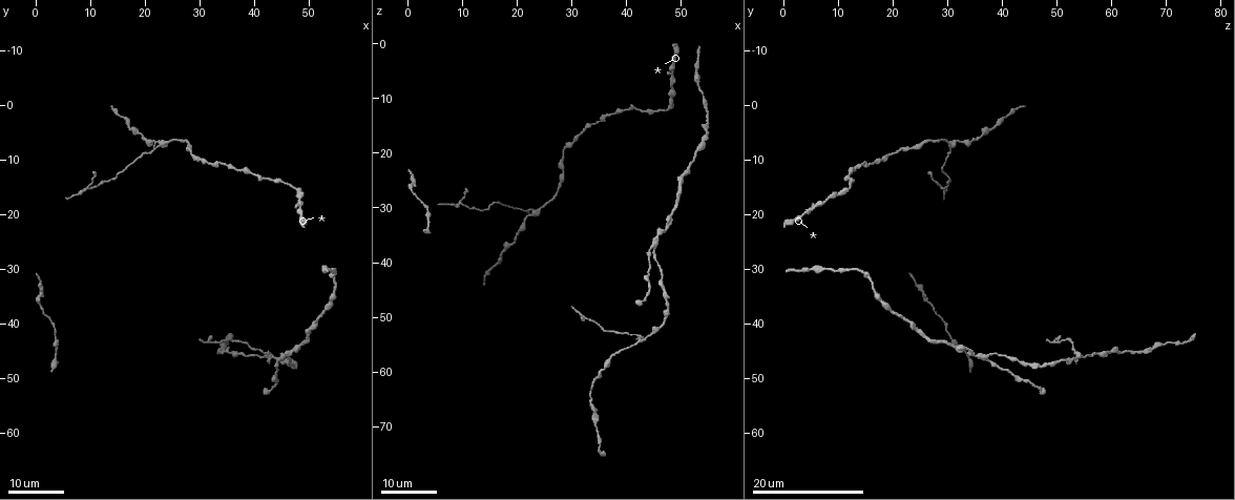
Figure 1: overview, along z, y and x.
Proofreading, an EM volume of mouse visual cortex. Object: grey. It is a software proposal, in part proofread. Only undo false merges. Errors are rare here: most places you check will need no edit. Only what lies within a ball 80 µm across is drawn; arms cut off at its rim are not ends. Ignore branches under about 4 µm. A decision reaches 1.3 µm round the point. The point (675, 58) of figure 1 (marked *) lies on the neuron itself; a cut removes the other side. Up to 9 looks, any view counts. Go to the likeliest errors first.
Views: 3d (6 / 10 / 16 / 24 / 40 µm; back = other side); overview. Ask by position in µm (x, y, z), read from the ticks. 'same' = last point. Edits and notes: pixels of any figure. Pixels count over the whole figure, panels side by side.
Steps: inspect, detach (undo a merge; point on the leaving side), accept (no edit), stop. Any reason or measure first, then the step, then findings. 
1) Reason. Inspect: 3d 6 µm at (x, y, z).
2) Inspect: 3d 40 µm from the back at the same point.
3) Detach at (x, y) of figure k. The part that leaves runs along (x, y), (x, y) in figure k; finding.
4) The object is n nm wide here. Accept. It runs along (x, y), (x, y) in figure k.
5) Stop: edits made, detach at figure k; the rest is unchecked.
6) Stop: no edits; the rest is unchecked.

Two arms in line, one across. Inspect: 3d 24 µm at (45.0, 46.5, 37.0).

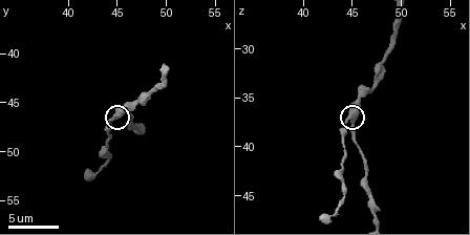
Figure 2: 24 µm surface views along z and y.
Inspect: 3d 10 µm at the same point.

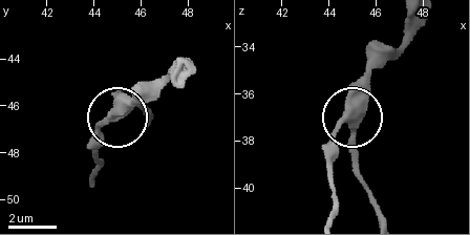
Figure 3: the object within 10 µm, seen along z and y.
Accept. It runs along (424, 21), (378, 68), (367, 99), (325, 157) in figure 3; all the same neuron.

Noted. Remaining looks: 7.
Inspect: 3d 24 µm at (22.5, 6.5, 31.0).

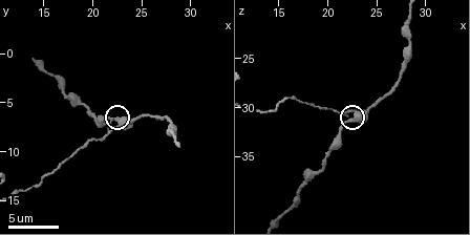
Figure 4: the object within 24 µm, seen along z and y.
Inspect: 3d 6 µm at (22.2, 6.8, 31.0).

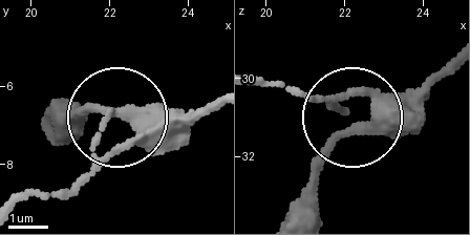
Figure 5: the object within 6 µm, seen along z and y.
The object is 380 nm wide here. Detach at (72, 194) of figure 5. The part that leaves runs along (341, 91), (315, 98), (255, 81) in figure 5; a second neuron is stuck on.

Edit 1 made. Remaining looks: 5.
Inspect: overview.

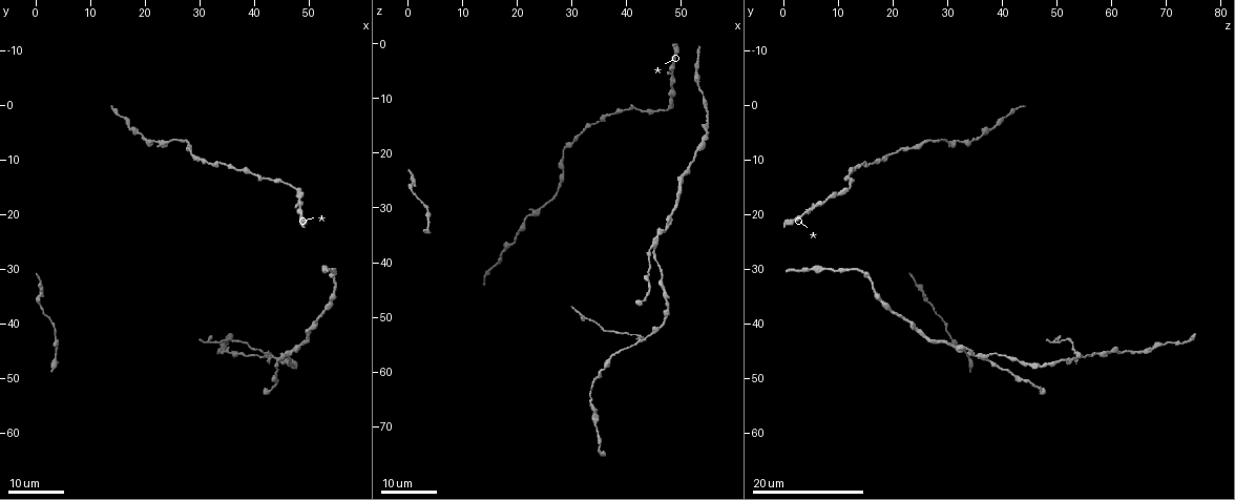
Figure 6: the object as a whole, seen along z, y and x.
Calibre changes. Inspect: 3d 16 µm at (28.5, 9.0, 19.0).

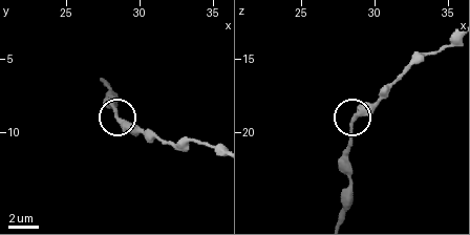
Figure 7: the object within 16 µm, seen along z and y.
Inspect: 3d 10 µm at the same point.

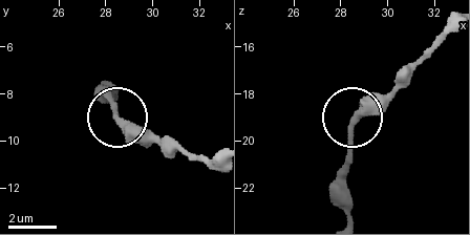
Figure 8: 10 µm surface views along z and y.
Accept. All the same neuron.

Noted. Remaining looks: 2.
Thick turns thin. Inspect: 3d 6 µm at (43.4, 51.8, 46.4).

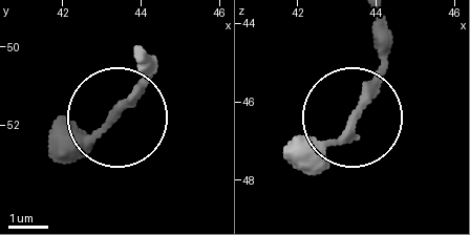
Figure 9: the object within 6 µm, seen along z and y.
Accept. It runs along (142, 55), (142, 82), (125, 108), (55, 155) in figure 9; one neuron here.

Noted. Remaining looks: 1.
Stop: edits made, detach at figure 5; the rest is unchecked.

